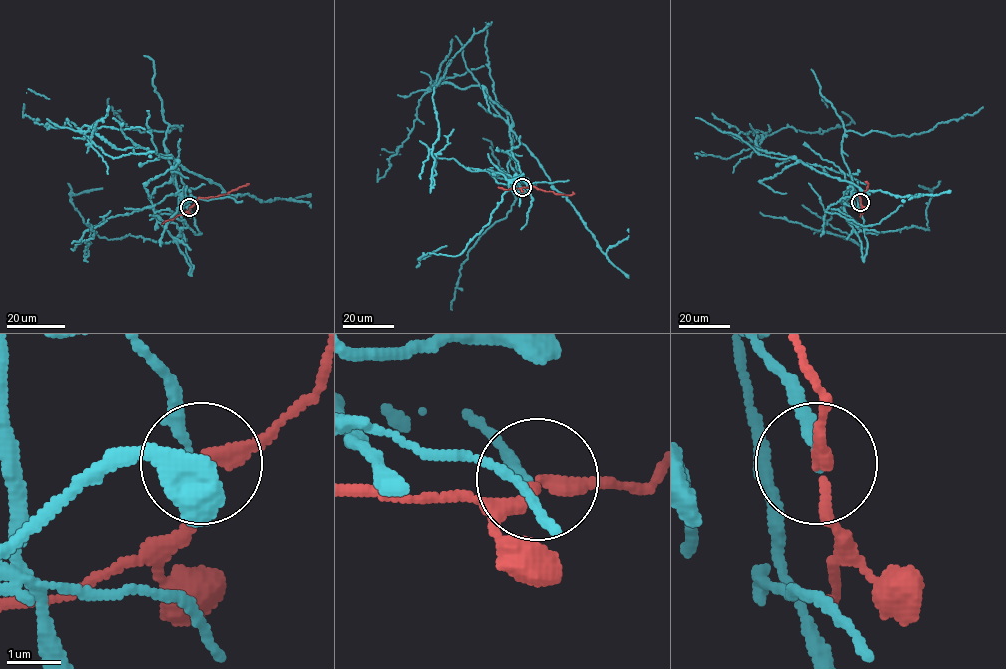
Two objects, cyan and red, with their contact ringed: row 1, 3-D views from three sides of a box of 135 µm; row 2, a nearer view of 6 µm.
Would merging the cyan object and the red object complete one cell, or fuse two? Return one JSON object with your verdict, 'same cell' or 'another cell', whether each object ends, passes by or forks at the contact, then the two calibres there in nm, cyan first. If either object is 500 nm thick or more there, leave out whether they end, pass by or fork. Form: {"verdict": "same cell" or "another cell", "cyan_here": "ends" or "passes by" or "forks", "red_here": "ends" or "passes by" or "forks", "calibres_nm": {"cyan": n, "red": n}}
{"verdict": "another cell", "cyan_here": "ends", "red_here": "passes by", "calibres_nm": {"cyan": 180, "red": 220}}

